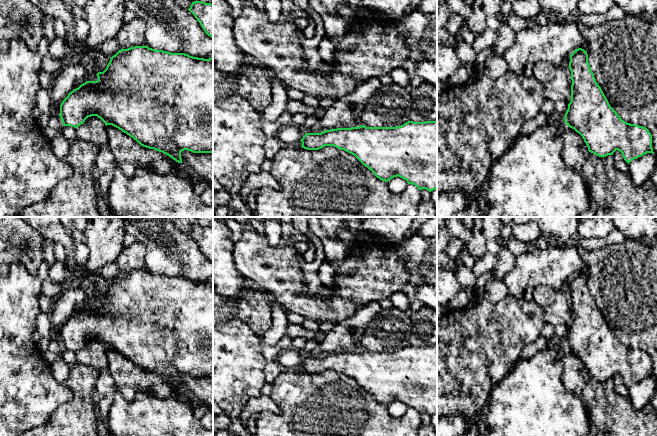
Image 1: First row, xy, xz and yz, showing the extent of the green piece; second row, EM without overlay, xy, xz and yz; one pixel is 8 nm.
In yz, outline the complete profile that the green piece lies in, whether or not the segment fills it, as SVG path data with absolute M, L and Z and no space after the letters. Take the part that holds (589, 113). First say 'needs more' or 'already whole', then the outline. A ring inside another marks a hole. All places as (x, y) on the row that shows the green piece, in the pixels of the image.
already whole; M582 48L570 55L571 101L564 116L564 122L579 133L588 147L588 151L599 156L613 155L618 150L629 164L647 153L652 153L652 135L646 127L630 124L620 118L610 106L601 87L596 82L588 63L588 54Z

